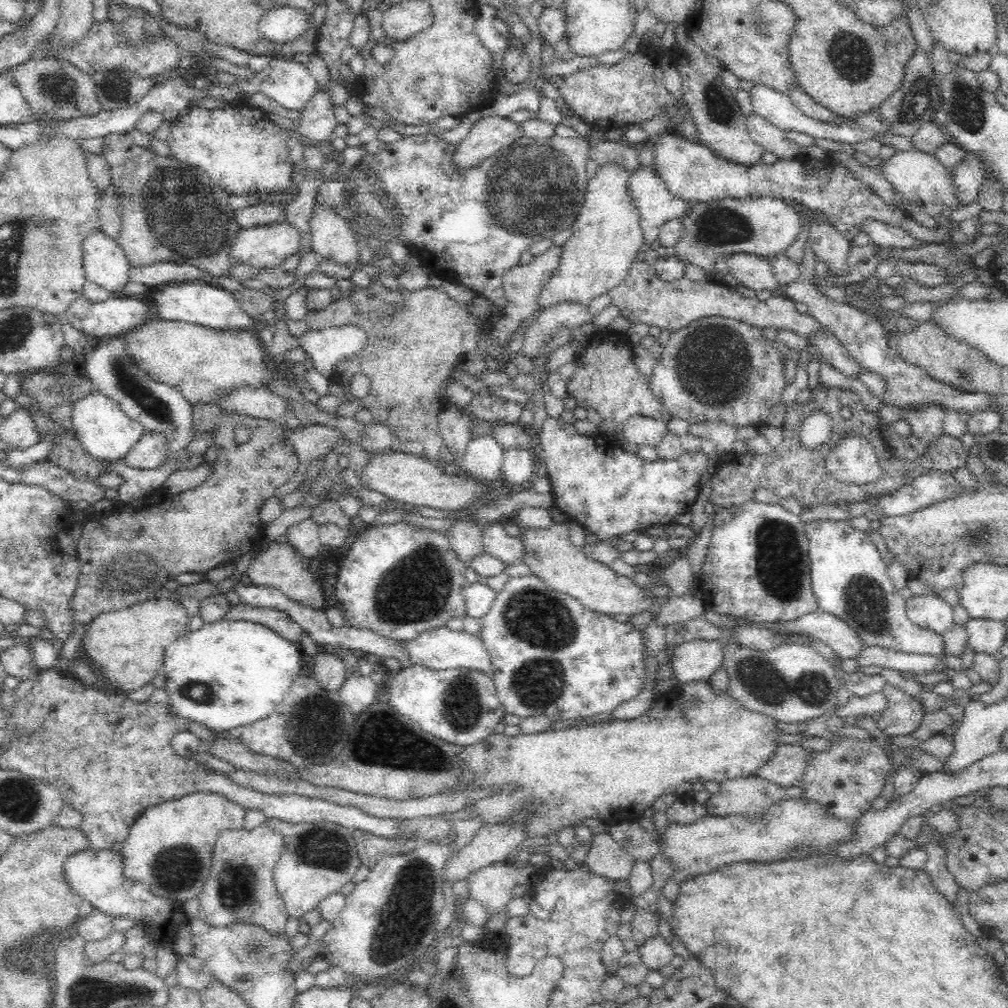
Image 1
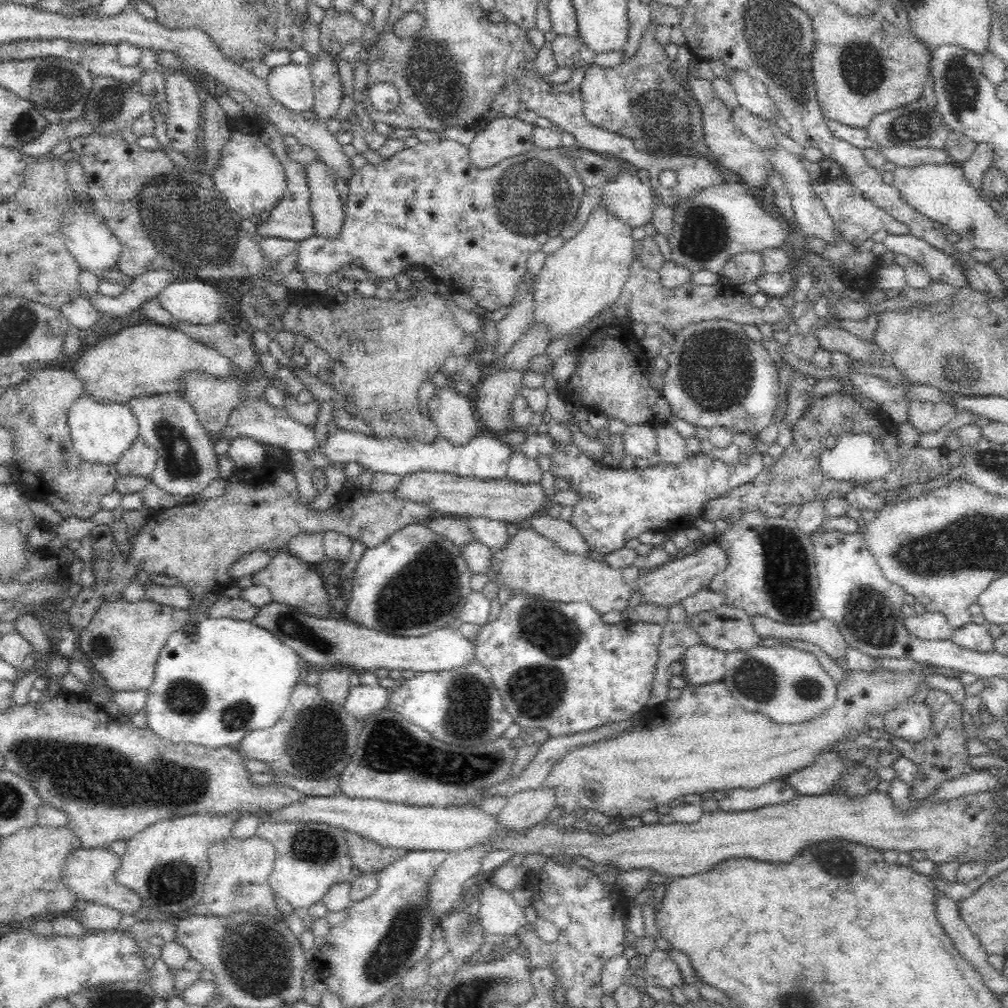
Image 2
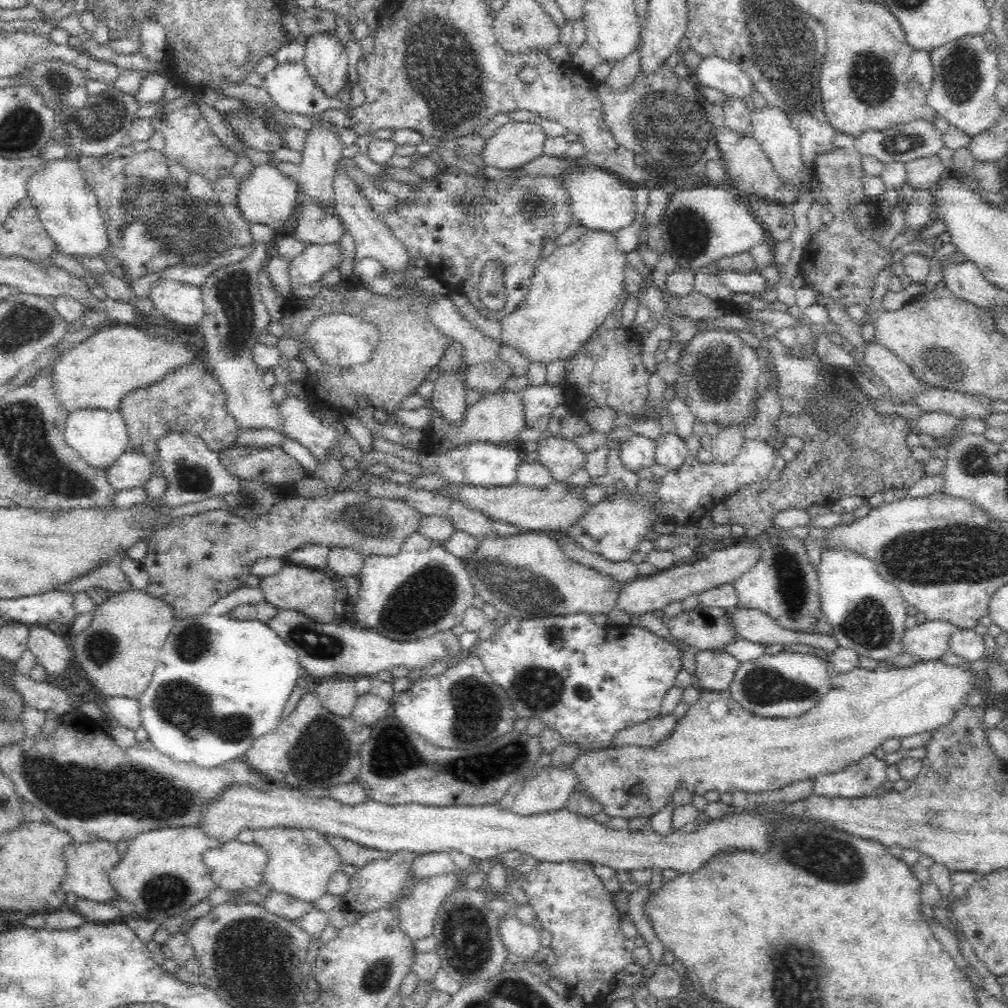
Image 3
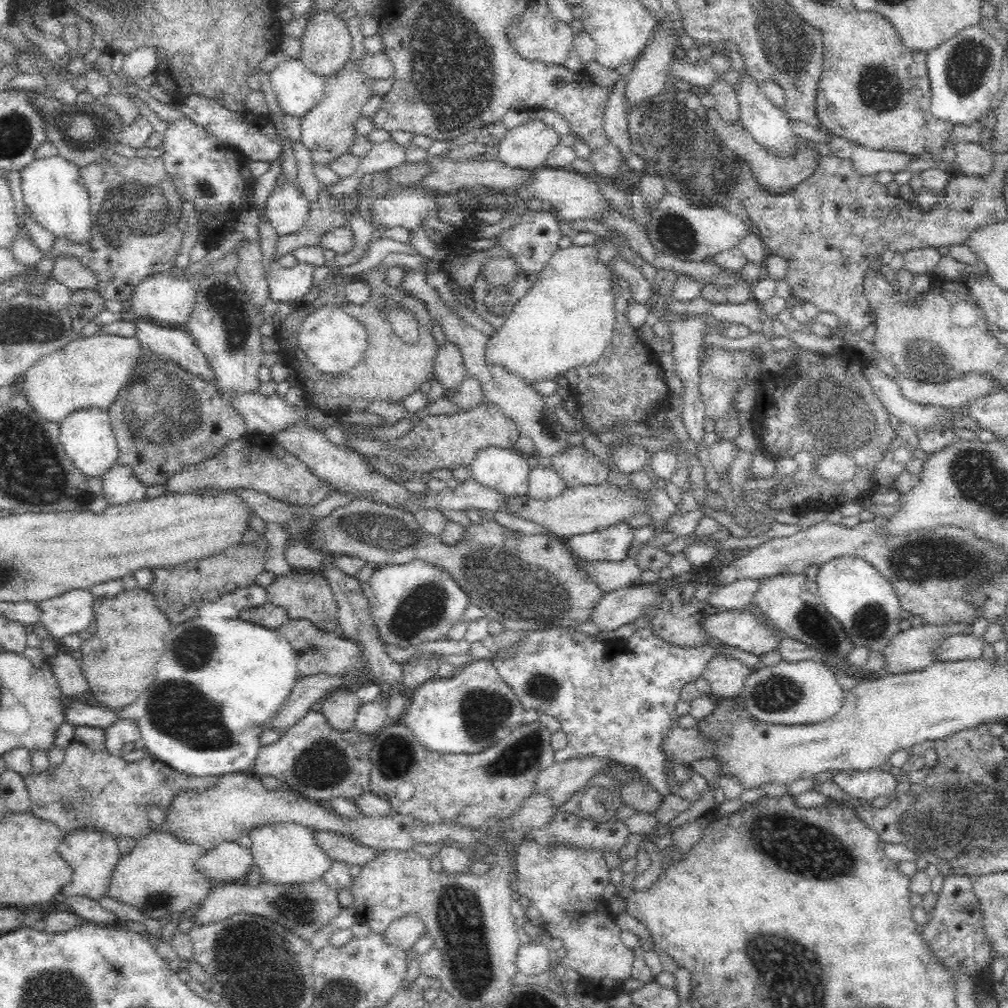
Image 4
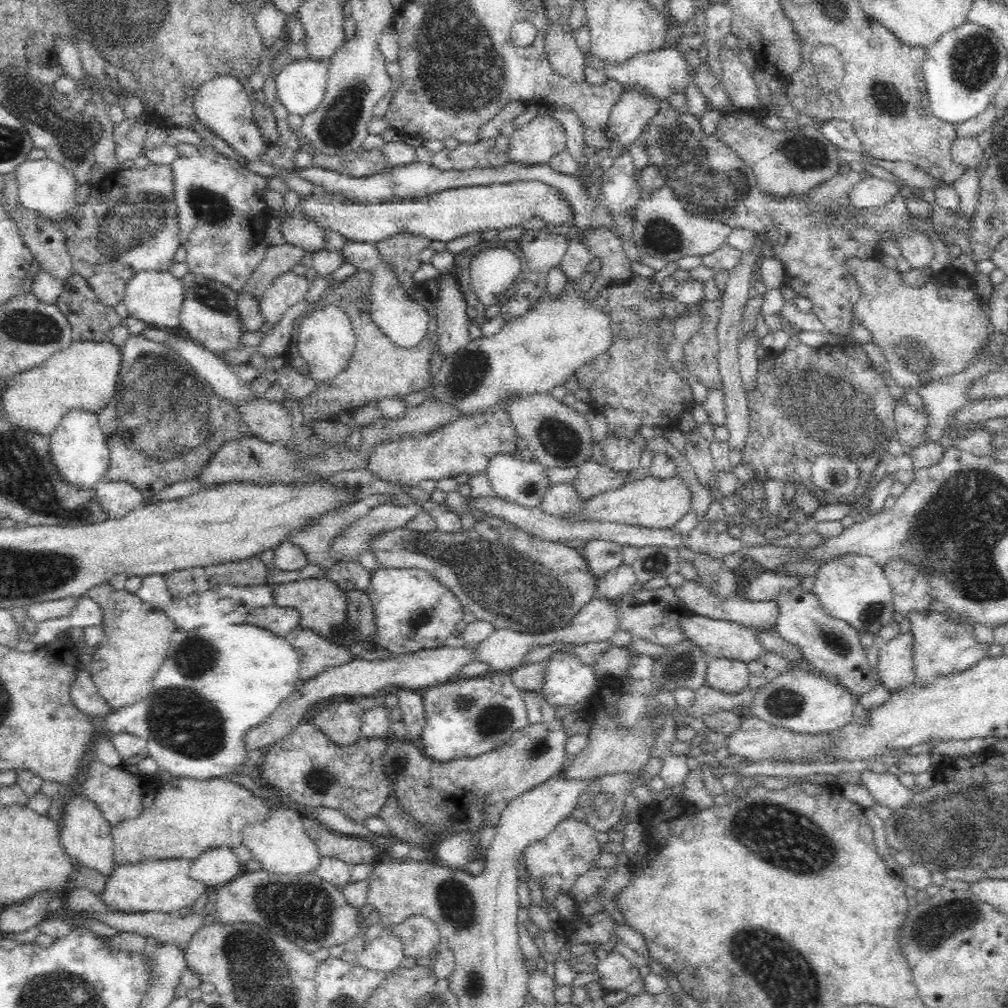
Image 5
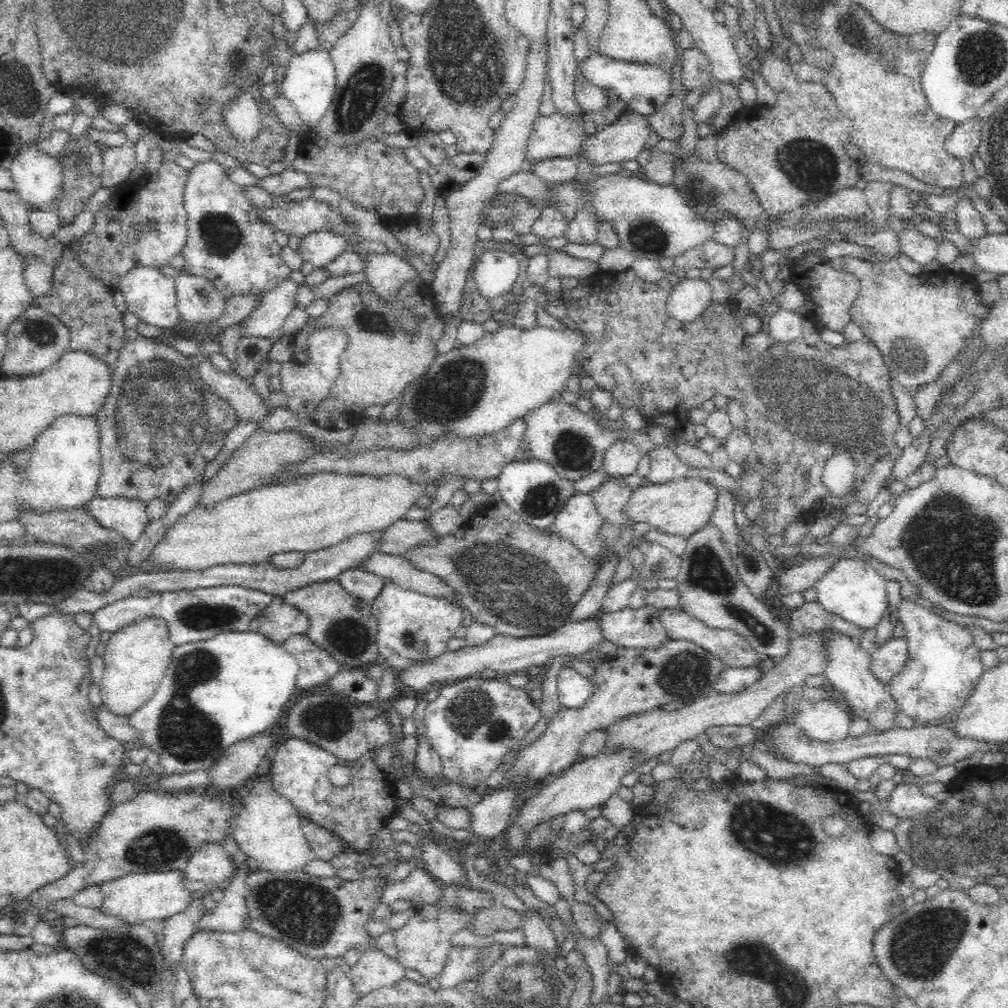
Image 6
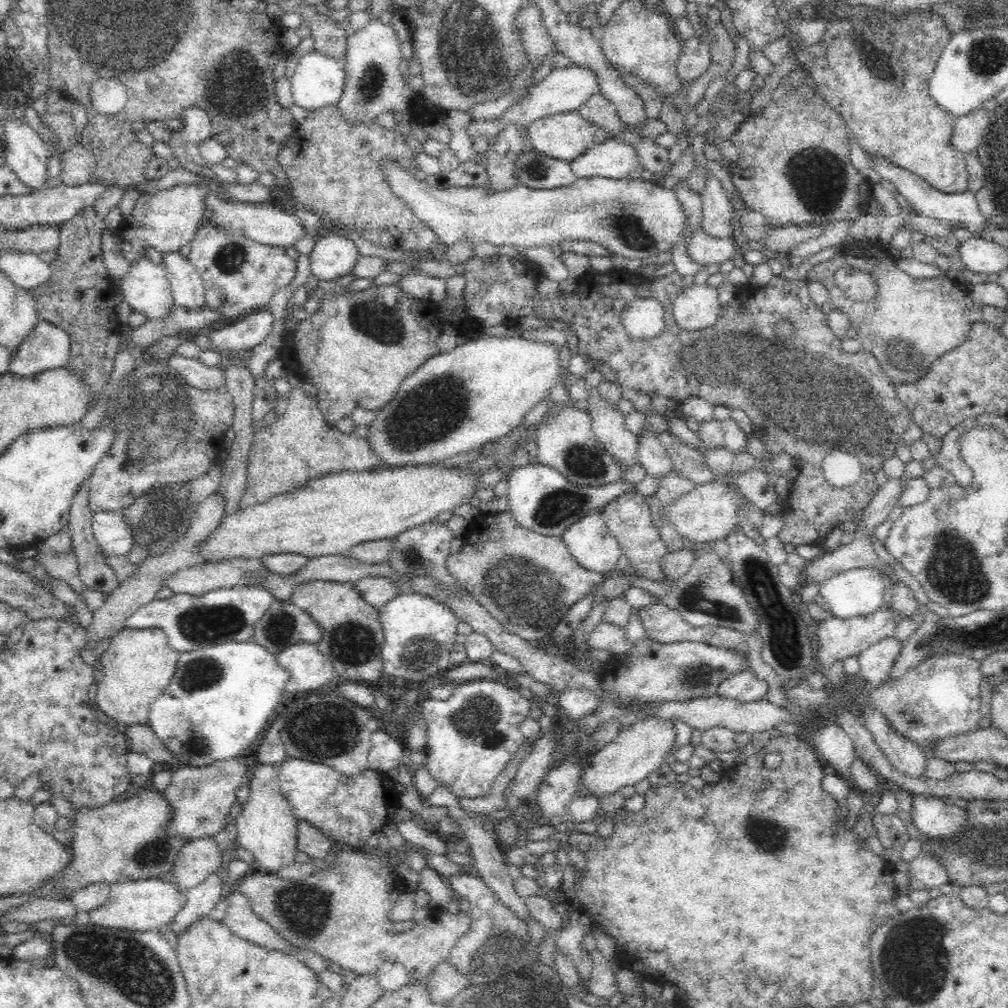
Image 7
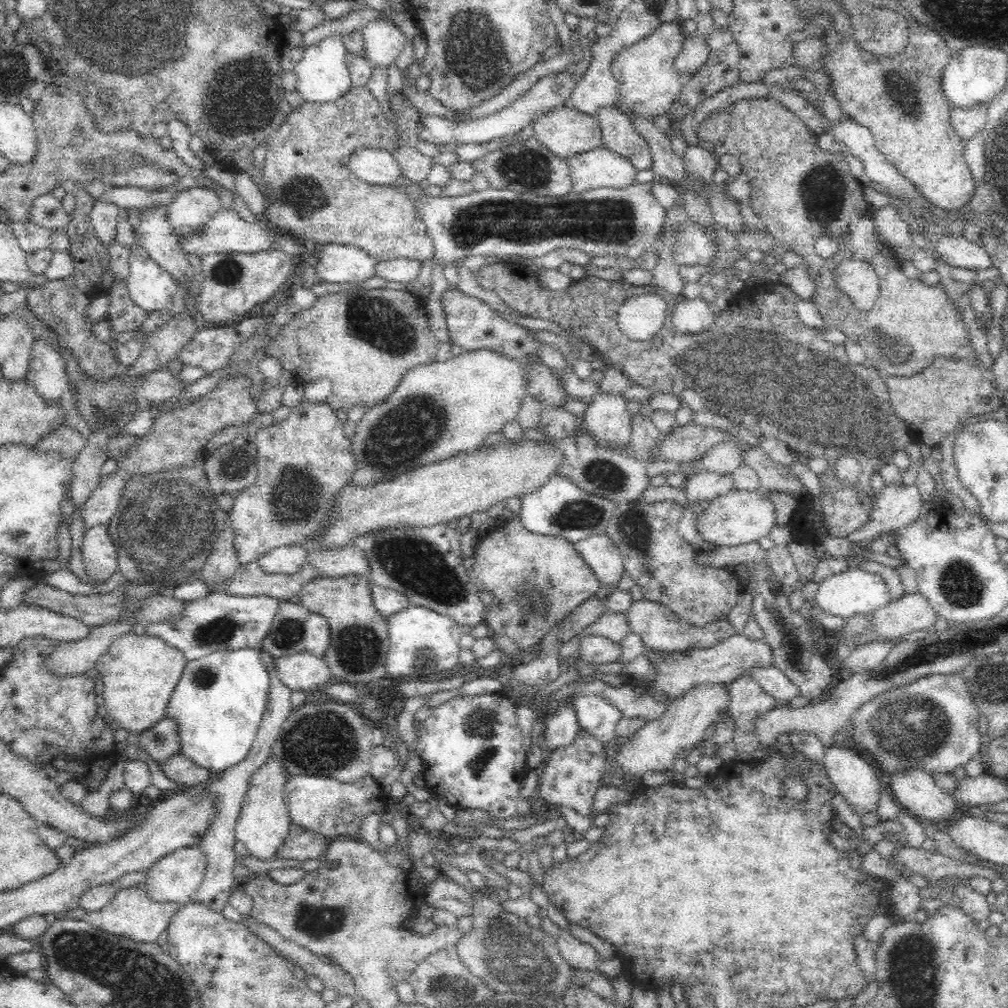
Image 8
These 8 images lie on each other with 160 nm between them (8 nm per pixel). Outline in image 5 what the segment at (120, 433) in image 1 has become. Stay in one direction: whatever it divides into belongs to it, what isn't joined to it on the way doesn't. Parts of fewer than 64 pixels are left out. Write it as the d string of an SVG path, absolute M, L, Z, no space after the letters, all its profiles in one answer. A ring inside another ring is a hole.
M77 409L66 414L51 435L51 452L56 469L67 482L87 490L95 489L98 482L105 478L110 465L109 444L98 413Z

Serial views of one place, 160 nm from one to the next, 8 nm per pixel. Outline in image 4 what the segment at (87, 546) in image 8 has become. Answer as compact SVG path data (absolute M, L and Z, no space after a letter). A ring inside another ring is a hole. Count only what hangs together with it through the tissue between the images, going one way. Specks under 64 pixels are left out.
M114 464L101 476L103 493L110 506L122 506L147 499L147 487L126 464Z

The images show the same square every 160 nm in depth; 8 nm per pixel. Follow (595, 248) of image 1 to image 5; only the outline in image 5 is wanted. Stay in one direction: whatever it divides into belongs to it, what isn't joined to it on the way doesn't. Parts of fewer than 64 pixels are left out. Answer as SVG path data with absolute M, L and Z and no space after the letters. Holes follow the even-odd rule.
M579 238L569 240L566 252L559 262L559 270L565 276L565 284L556 298L549 298L546 292L532 308L509 320L498 333L472 339L456 354L446 356L434 380L431 380L431 385L428 387L431 389L425 390L427 398L448 401L456 405L463 416L472 416L472 413L476 411L483 411L496 405L503 406L503 400L510 395L551 393L556 386L567 382L570 376L588 364L590 360L608 352L612 346L612 326L610 326L608 313L602 311L602 307L598 307L596 301L586 300L584 290L574 288L590 267L593 257L590 249Z

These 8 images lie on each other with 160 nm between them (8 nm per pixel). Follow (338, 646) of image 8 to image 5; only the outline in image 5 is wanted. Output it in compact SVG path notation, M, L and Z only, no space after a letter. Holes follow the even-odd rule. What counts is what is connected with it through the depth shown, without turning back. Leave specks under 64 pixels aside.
M308 578L289 583L276 584L273 589L273 604L280 608L293 608L298 611L299 625L302 628L314 629L322 636L330 637L330 640L338 641L350 648L352 644L359 644L355 639L352 626L349 626L345 615L345 596L339 583L327 580L326 578Z

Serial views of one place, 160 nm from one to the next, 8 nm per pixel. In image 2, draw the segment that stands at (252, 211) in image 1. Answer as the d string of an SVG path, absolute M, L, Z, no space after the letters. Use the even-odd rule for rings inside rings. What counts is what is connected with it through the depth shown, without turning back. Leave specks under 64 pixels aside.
M260 118L260 133L262 139L272 147L274 155L278 156L285 170L285 177L287 178L284 196L277 202L277 205L272 208L268 213L268 220L262 222L258 220L254 224L254 230L258 237L284 237L292 239L300 243L305 238L314 236L314 224L312 224L312 215L309 207L310 204L310 191L308 188L308 173L306 173L306 163L298 163L288 156L287 148L283 143L283 136L270 125L268 121Z

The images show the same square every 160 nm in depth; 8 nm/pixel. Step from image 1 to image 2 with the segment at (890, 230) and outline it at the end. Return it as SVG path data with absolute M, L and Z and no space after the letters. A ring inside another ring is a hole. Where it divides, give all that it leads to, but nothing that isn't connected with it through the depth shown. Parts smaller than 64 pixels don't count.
M889 233L884 236L883 244L888 252L904 254L910 260L916 261L937 283L965 287L967 280L957 264L942 251L932 248L924 239L912 234L896 235Z

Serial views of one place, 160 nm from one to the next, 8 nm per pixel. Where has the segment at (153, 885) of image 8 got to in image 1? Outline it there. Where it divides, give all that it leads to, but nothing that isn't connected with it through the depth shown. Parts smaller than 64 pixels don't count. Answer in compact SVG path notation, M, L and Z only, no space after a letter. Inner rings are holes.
M264 823L248 830L226 829L216 840L211 869L203 884L196 919L210 927L244 924L260 927L274 937L284 937L288 914L273 881L273 870L286 846L282 833Z

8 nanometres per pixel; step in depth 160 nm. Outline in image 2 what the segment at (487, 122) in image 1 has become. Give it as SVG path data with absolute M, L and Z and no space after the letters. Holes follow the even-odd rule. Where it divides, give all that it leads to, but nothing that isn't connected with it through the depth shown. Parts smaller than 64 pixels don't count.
M498 116L476 131L474 140L468 144L469 161L476 168L488 168L490 165L498 164L498 161L504 160L506 157L529 151L535 147L532 131L532 124L515 116Z

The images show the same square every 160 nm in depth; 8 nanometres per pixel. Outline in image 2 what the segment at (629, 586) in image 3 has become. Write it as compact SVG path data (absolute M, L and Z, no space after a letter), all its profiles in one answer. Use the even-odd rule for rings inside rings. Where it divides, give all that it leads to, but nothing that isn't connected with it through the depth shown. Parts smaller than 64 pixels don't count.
M713 544L704 546L695 553L692 556L683 556L674 562L668 561L654 571L642 571L642 574L633 584L633 590L642 594L641 600L671 607L683 598L692 596L700 588L706 588L711 579L726 568L728 561L726 561L723 550L719 550Z

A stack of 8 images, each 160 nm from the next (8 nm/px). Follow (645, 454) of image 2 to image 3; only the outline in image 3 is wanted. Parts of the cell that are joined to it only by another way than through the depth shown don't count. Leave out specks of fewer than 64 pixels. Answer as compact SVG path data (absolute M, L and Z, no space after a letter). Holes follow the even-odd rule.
M634 433L628 440L622 442L617 456L625 469L635 473L655 463L655 442L648 436Z

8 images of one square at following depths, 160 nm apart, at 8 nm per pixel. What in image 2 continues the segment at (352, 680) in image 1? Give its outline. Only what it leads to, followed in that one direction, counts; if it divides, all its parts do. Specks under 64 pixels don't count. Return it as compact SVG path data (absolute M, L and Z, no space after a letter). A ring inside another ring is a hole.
M368 684L351 686L343 708L356 718L368 718L374 712L380 712L389 705L389 690Z

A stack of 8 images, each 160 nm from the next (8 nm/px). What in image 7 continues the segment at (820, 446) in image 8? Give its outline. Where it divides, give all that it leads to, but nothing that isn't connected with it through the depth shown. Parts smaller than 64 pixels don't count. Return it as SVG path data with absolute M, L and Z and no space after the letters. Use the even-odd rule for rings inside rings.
M499 253L488 258L472 257L464 264L462 275L465 278L462 295L465 314L482 328L505 324L508 320L521 316L561 320L575 330L578 354L616 370L621 385L650 397L672 398L679 406L688 398L701 398L714 406L743 410L752 422L753 434L760 440L766 455L772 458L786 453L792 463L798 466L798 476L780 512L780 532L777 537L784 545L811 545L814 540L824 538L829 531L838 528L842 522L853 520L859 512L864 512L872 502L872 496L878 492L874 481L875 472L882 469L885 461L895 455L895 447L903 440L904 432L910 424L910 411L896 396L895 385L876 360L874 352L863 346L854 348L854 352L842 350L841 340L827 325L826 314L810 299L808 279L788 281L784 277L775 276L766 288L758 287L750 296L742 292L741 304L732 299L721 309L712 326L690 332L680 328L673 319L672 301L684 288L683 277L675 272L648 281L633 272L612 268L606 273L599 273L592 269L576 279L574 290L559 290L552 298L541 297L536 290L534 267L510 256L500 256ZM643 294L660 302L665 323L662 332L656 336L630 337L622 323L622 312L632 300ZM784 317L794 323L796 332L788 340L778 340L774 336L774 326ZM750 320L756 322L756 328L750 328ZM830 450L850 450L861 461L862 475L856 484L849 488L835 488L825 480L823 462Z

